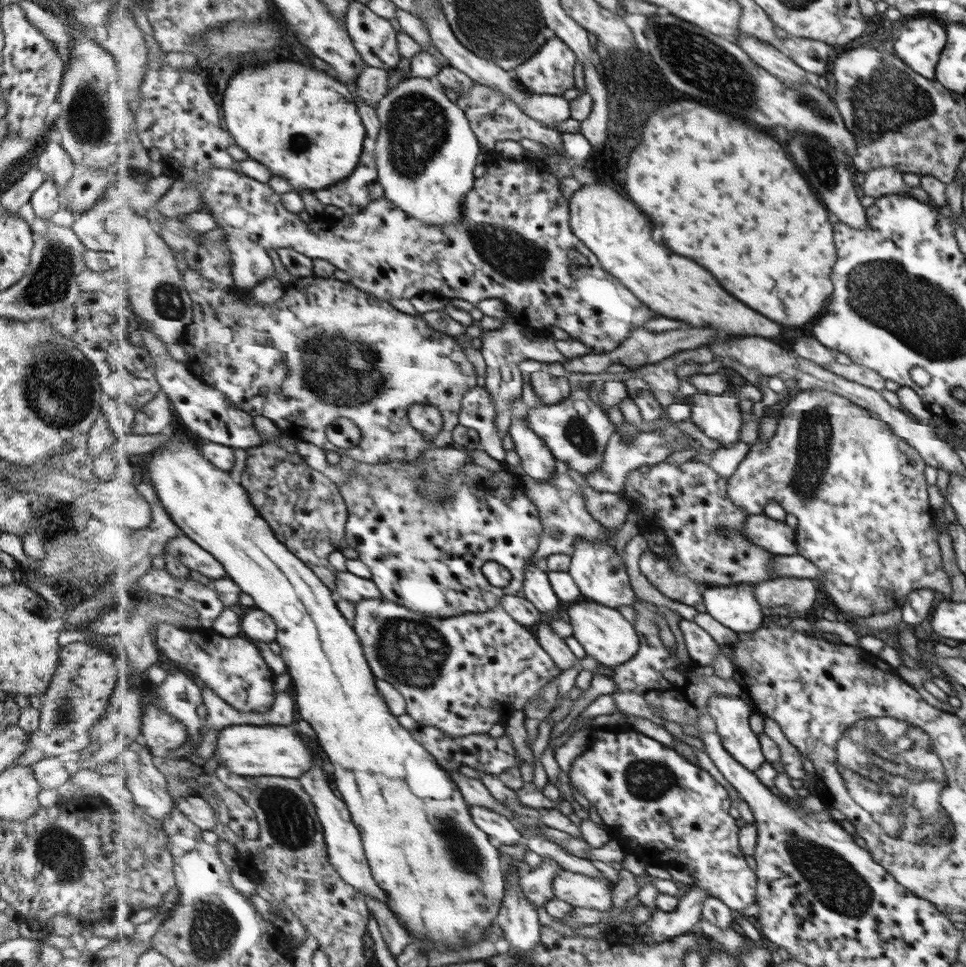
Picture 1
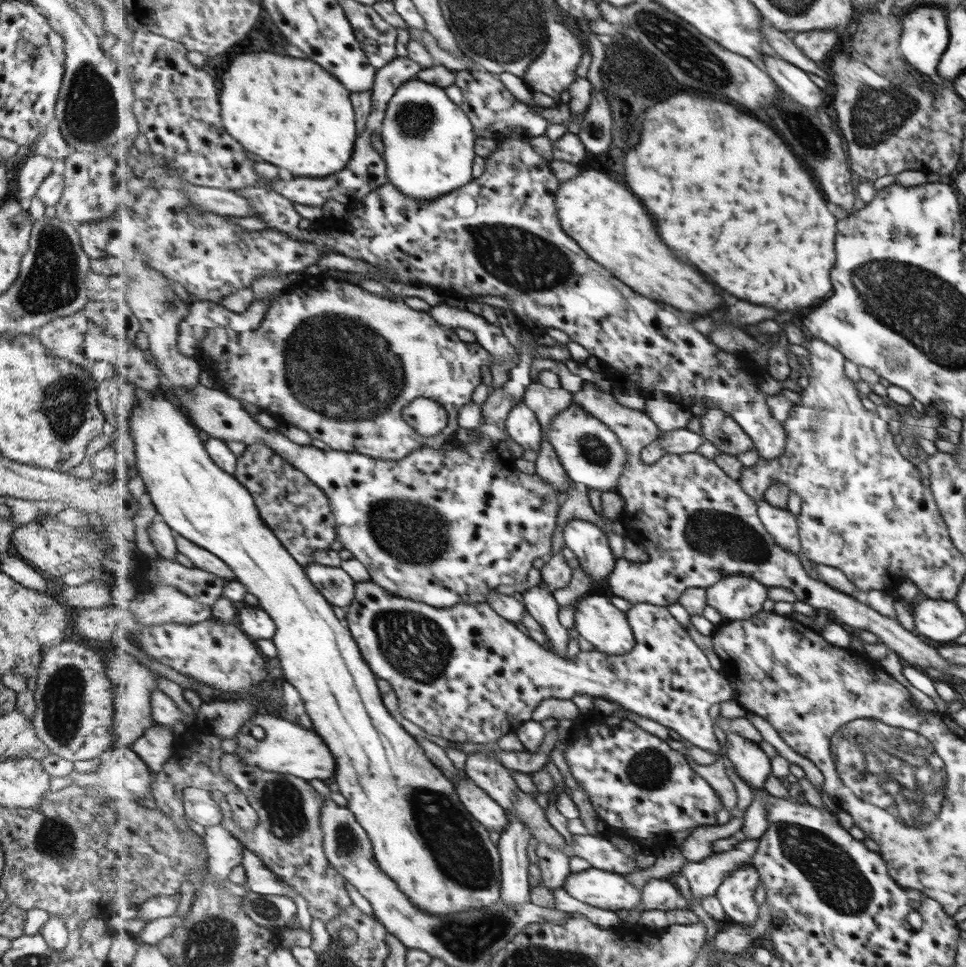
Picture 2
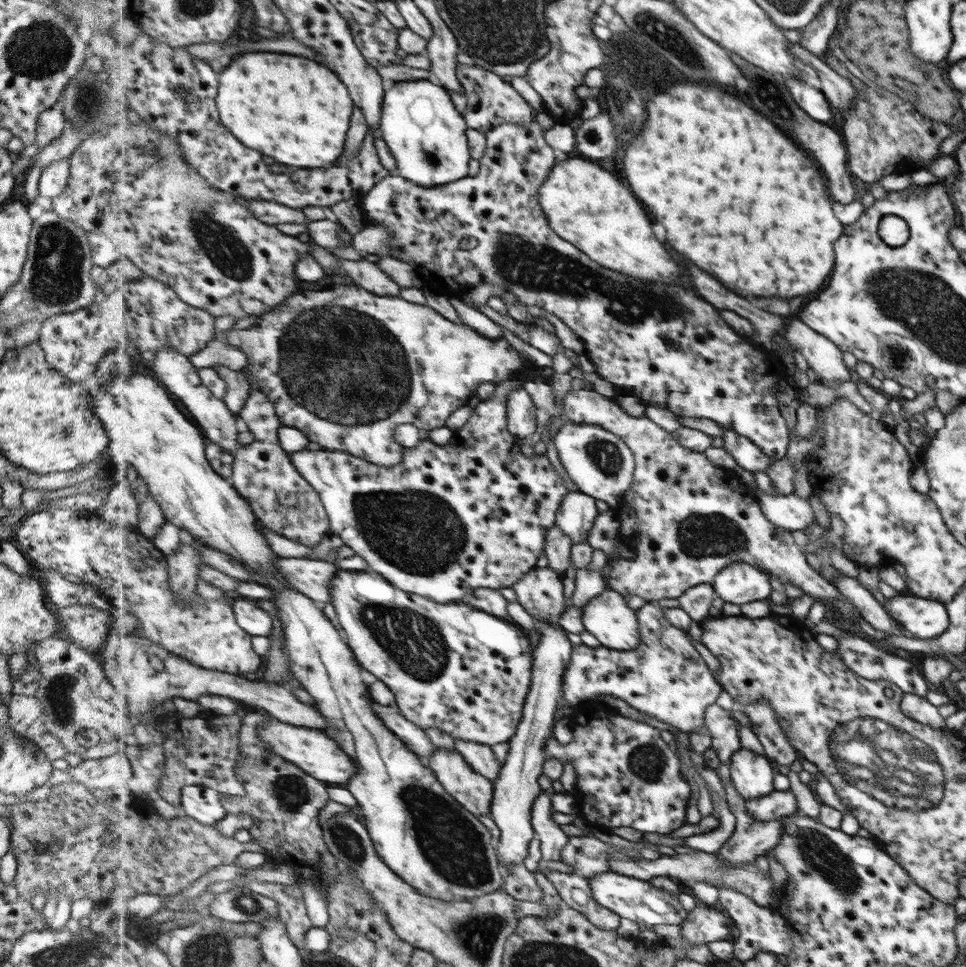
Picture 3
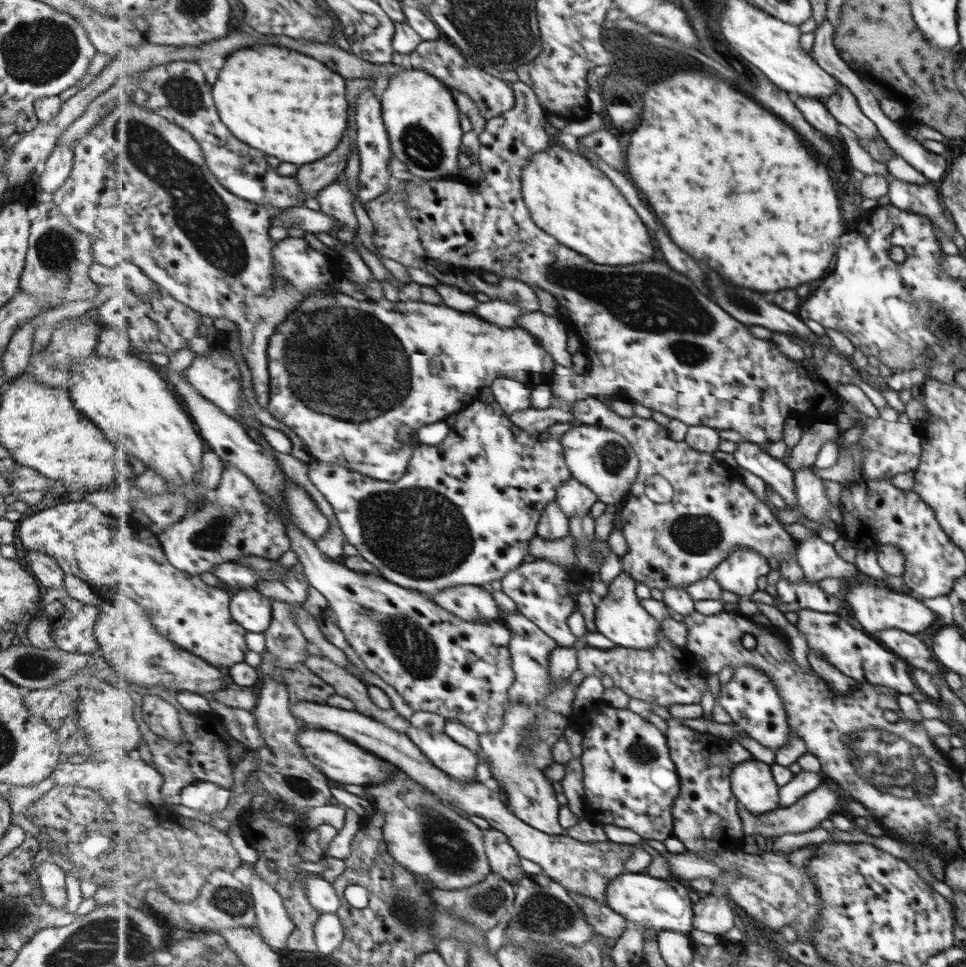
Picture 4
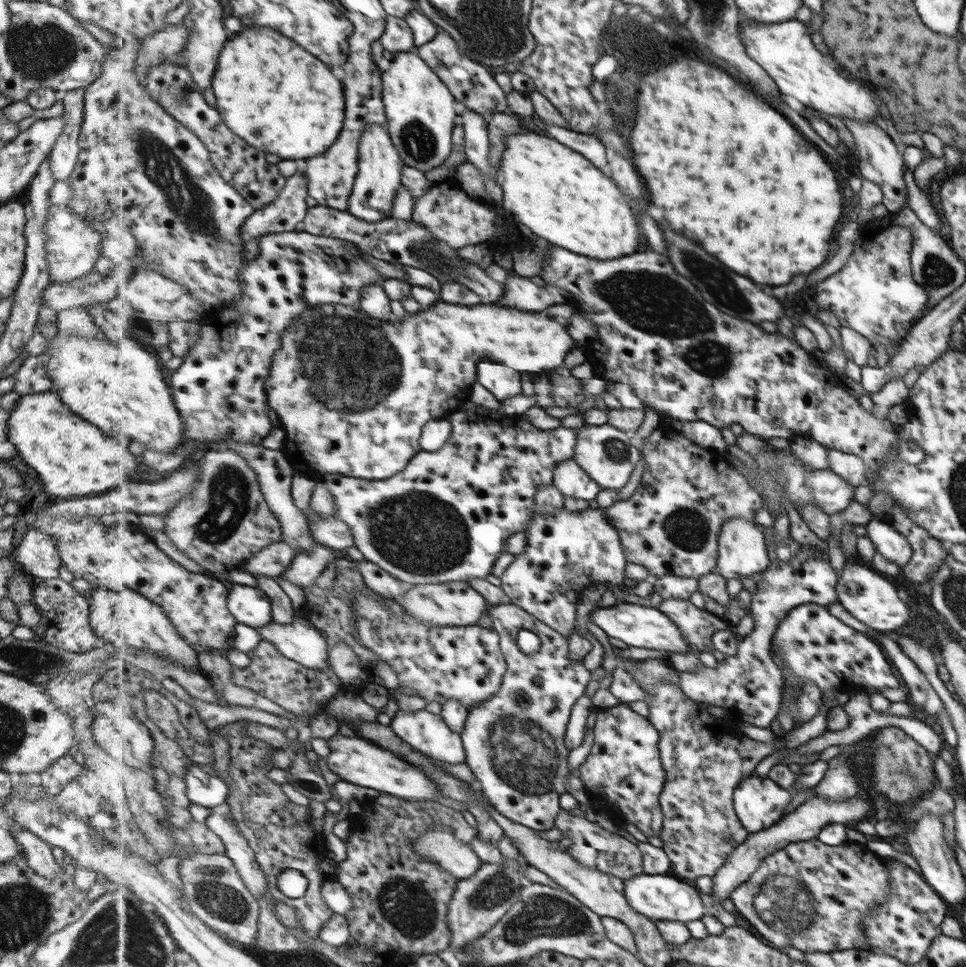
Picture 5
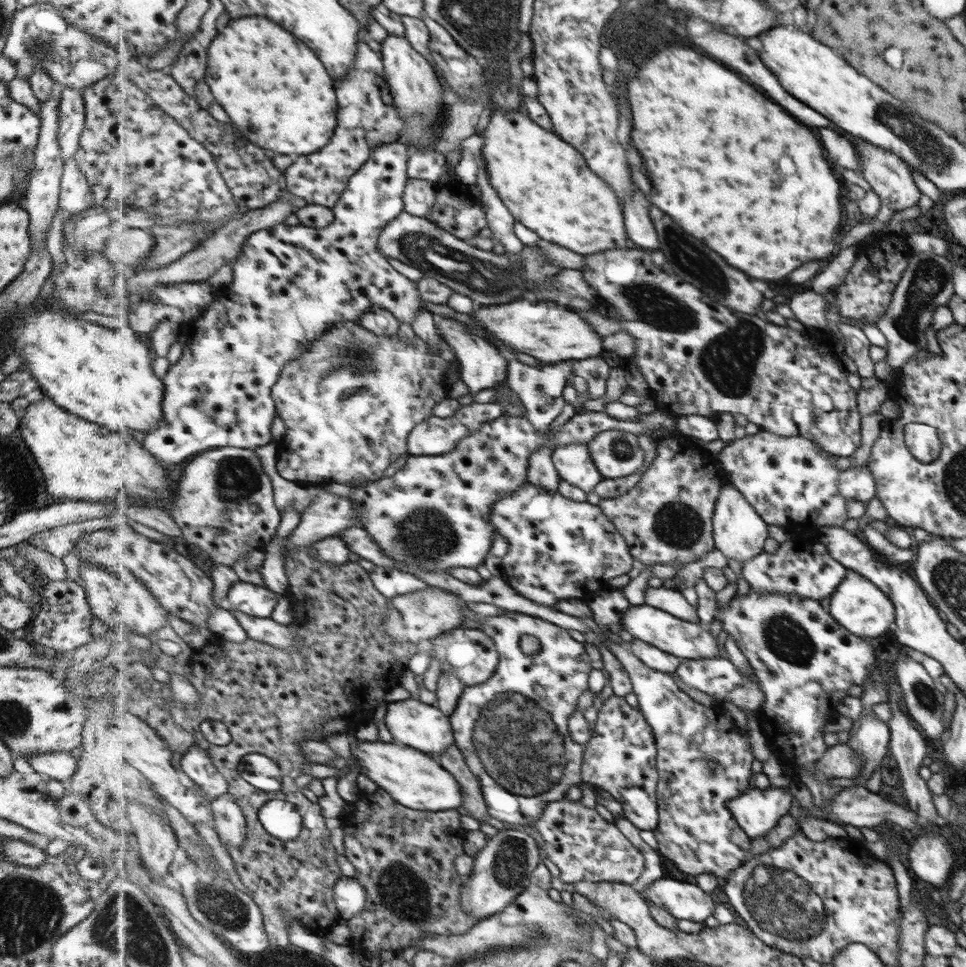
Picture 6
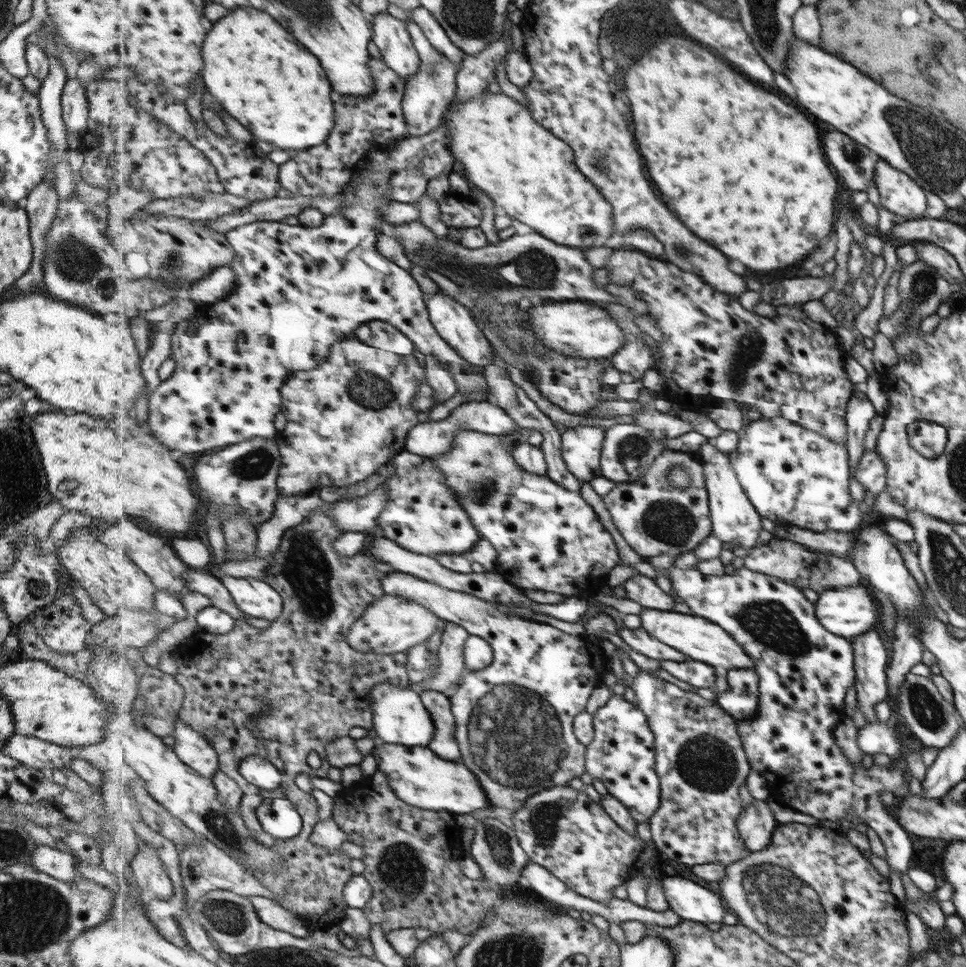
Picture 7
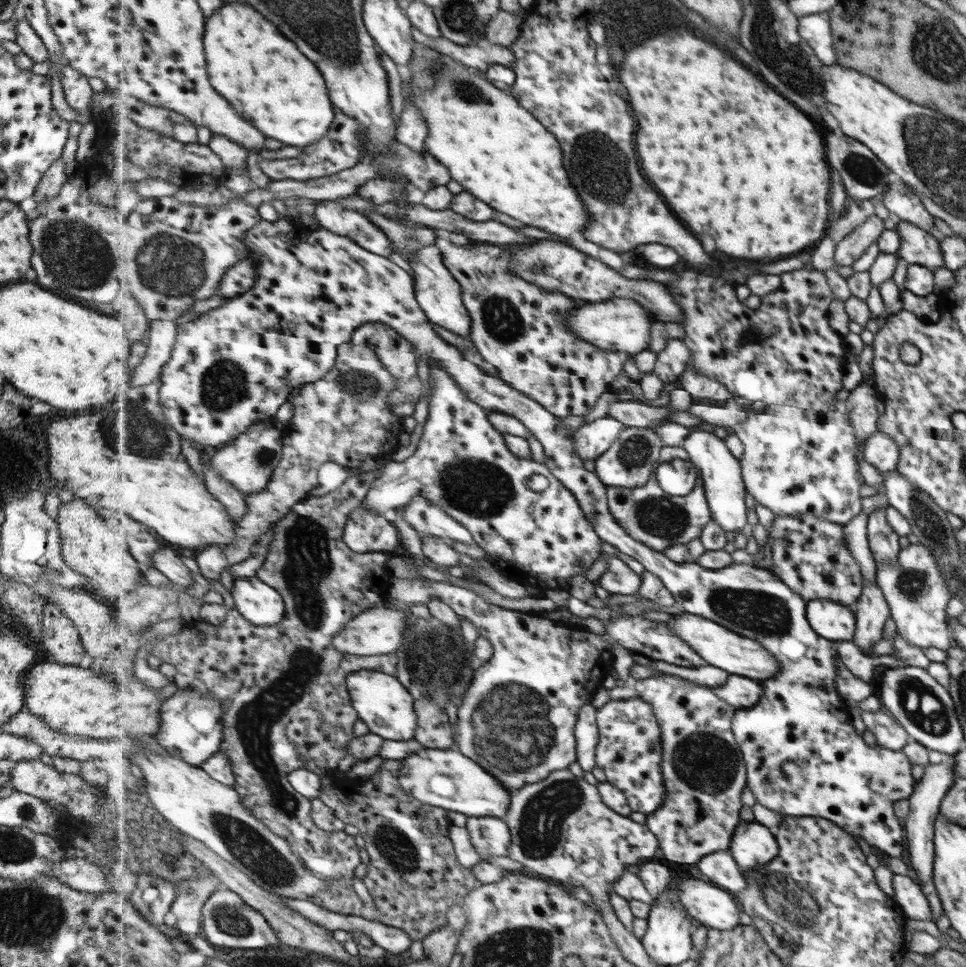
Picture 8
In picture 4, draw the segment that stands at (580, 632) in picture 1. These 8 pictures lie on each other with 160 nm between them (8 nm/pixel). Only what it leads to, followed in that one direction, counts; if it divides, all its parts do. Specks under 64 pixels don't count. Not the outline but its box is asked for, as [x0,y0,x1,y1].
[595,569,661,650]

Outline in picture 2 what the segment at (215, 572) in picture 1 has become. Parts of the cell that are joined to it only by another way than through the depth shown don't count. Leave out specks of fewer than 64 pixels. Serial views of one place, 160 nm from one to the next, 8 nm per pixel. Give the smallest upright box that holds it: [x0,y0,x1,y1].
[175,533,236,580]

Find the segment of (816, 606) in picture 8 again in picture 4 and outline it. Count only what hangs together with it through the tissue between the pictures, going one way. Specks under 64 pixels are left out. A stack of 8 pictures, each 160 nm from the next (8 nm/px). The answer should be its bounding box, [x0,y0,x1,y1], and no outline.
[842,584,933,635]

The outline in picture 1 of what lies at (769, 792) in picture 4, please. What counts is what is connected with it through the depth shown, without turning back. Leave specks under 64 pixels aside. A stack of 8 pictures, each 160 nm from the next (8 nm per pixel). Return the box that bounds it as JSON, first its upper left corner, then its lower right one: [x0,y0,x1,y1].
[708,695,767,772]

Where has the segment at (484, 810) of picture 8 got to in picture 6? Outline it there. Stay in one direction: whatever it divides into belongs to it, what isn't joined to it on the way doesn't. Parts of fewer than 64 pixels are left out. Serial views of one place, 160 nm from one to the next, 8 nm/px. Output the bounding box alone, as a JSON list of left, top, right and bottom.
[350,741,464,812]

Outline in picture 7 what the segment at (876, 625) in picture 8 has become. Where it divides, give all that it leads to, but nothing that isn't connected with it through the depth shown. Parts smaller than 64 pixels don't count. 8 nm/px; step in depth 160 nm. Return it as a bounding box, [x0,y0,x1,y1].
[853,630,888,724]

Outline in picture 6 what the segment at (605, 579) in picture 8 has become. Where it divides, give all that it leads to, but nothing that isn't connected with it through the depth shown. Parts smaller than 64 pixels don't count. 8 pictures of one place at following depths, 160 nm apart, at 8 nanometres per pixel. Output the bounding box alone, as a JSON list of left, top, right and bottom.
[646,587,701,622]

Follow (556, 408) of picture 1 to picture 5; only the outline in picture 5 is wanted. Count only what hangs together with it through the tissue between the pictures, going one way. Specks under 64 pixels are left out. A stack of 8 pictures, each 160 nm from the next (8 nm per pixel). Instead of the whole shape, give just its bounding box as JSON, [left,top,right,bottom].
[574,423,641,490]

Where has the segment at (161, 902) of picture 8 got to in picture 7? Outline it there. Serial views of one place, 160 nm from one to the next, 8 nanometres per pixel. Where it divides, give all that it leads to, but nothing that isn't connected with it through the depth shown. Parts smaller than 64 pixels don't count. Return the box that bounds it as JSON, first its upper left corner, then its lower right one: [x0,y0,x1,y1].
[125,843,177,906]

